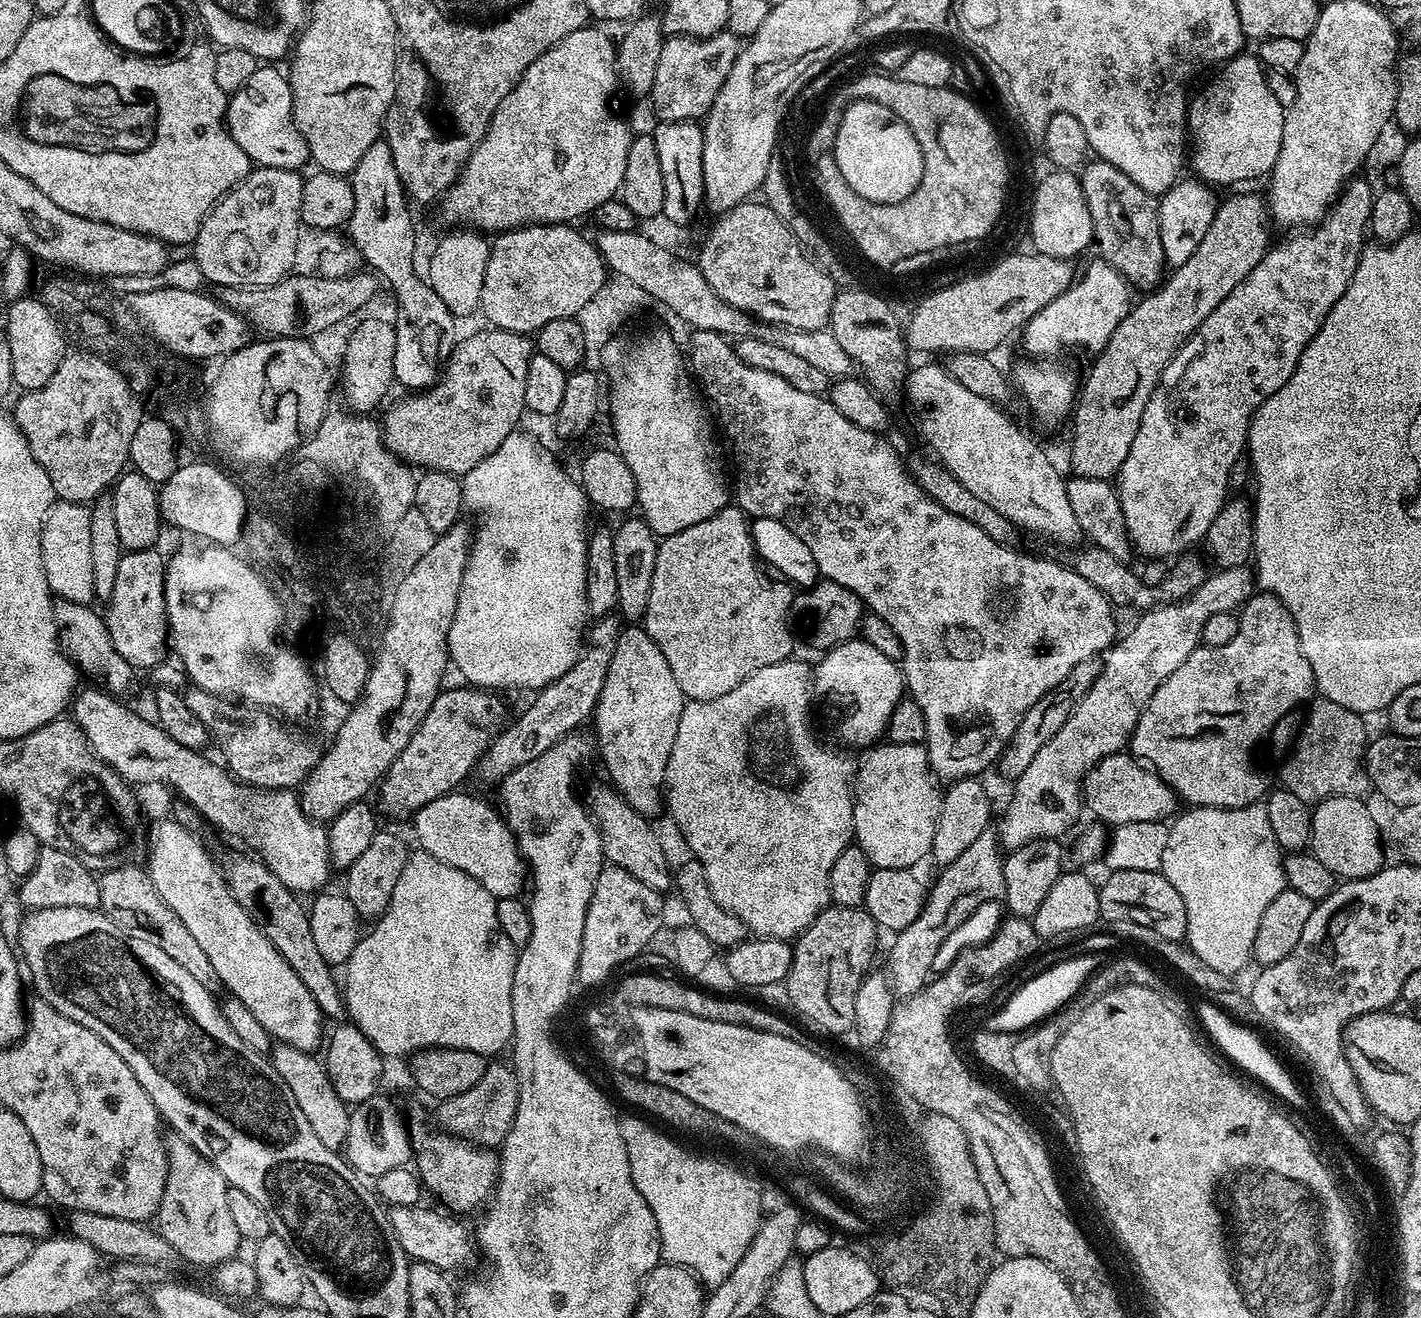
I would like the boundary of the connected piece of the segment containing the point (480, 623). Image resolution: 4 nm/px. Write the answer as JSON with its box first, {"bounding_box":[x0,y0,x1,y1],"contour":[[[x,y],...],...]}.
{"bounding_box":[448,430,590,690],"contour":[[[523,430],[512,432],[474,470],[464,473],[460,486],[464,508],[472,512],[484,512],[480,520],[480,529],[477,527],[474,532],[474,539],[468,554],[468,565],[462,578],[462,586],[458,594],[458,610],[454,610],[454,622],[450,622],[450,634],[448,635],[448,655],[454,668],[457,668],[465,676],[469,685],[483,688],[485,690],[501,690],[500,688],[532,688],[539,690],[547,684],[553,684],[574,662],[578,662],[580,649],[584,642],[586,625],[590,620],[588,603],[586,602],[586,546],[588,545],[589,529],[584,528],[588,520],[590,503],[585,496],[584,489],[578,483],[577,477],[572,476],[556,461],[552,452],[547,452],[538,441],[532,436],[527,436]]]}

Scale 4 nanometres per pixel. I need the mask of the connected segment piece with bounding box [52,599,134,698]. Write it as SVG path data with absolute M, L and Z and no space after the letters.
M57 599L53 603L56 619L56 639L60 642L60 651L76 665L81 673L89 676L89 681L95 682L110 696L123 697L124 691L132 684L134 669L131 664L114 650L114 642L108 633L108 622L88 604L79 604L73 600Z

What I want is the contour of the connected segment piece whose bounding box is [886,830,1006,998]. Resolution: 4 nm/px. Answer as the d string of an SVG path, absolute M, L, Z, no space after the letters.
M989 830L978 834L974 843L954 862L939 869L936 885L926 892L924 909L906 930L895 933L892 949L888 952L886 975L897 997L913 996L923 990L933 975L932 967L944 948L944 943L975 914L983 900L999 901L1006 890L1004 856L999 835Z

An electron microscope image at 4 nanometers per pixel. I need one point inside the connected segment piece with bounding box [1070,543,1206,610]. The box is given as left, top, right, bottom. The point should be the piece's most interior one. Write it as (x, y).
(1109, 575)

